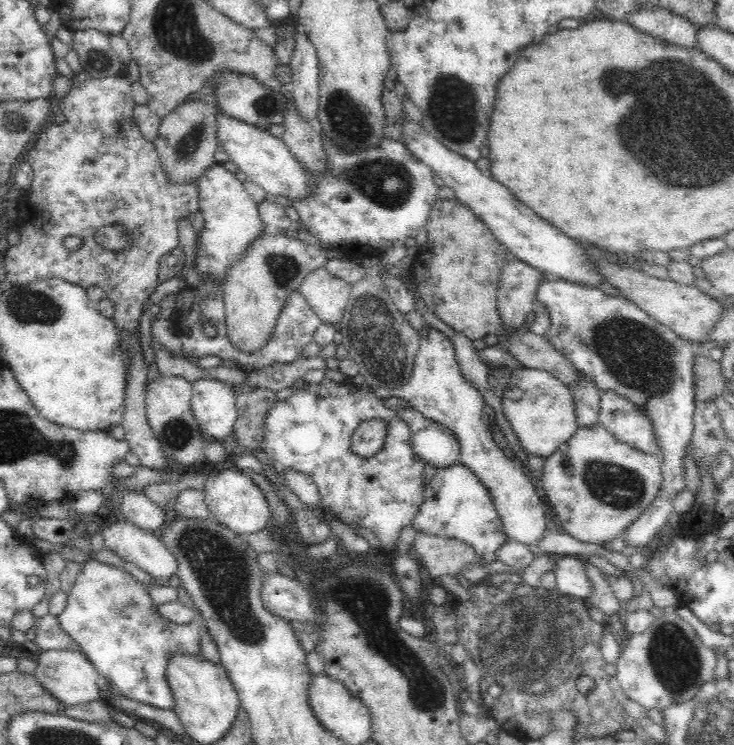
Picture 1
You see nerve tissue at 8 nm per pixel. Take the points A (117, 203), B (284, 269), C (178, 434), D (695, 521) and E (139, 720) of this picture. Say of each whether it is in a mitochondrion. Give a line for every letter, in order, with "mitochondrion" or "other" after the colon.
A: mitochondrion
B: mitochondrion
C: mitochondrion
D: other
E: other

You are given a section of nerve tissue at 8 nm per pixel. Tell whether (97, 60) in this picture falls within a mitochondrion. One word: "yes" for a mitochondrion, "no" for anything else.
yes

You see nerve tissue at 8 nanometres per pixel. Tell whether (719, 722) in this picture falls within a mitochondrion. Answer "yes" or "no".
yes

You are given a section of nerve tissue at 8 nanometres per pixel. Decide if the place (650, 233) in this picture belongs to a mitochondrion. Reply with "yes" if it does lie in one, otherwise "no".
no

